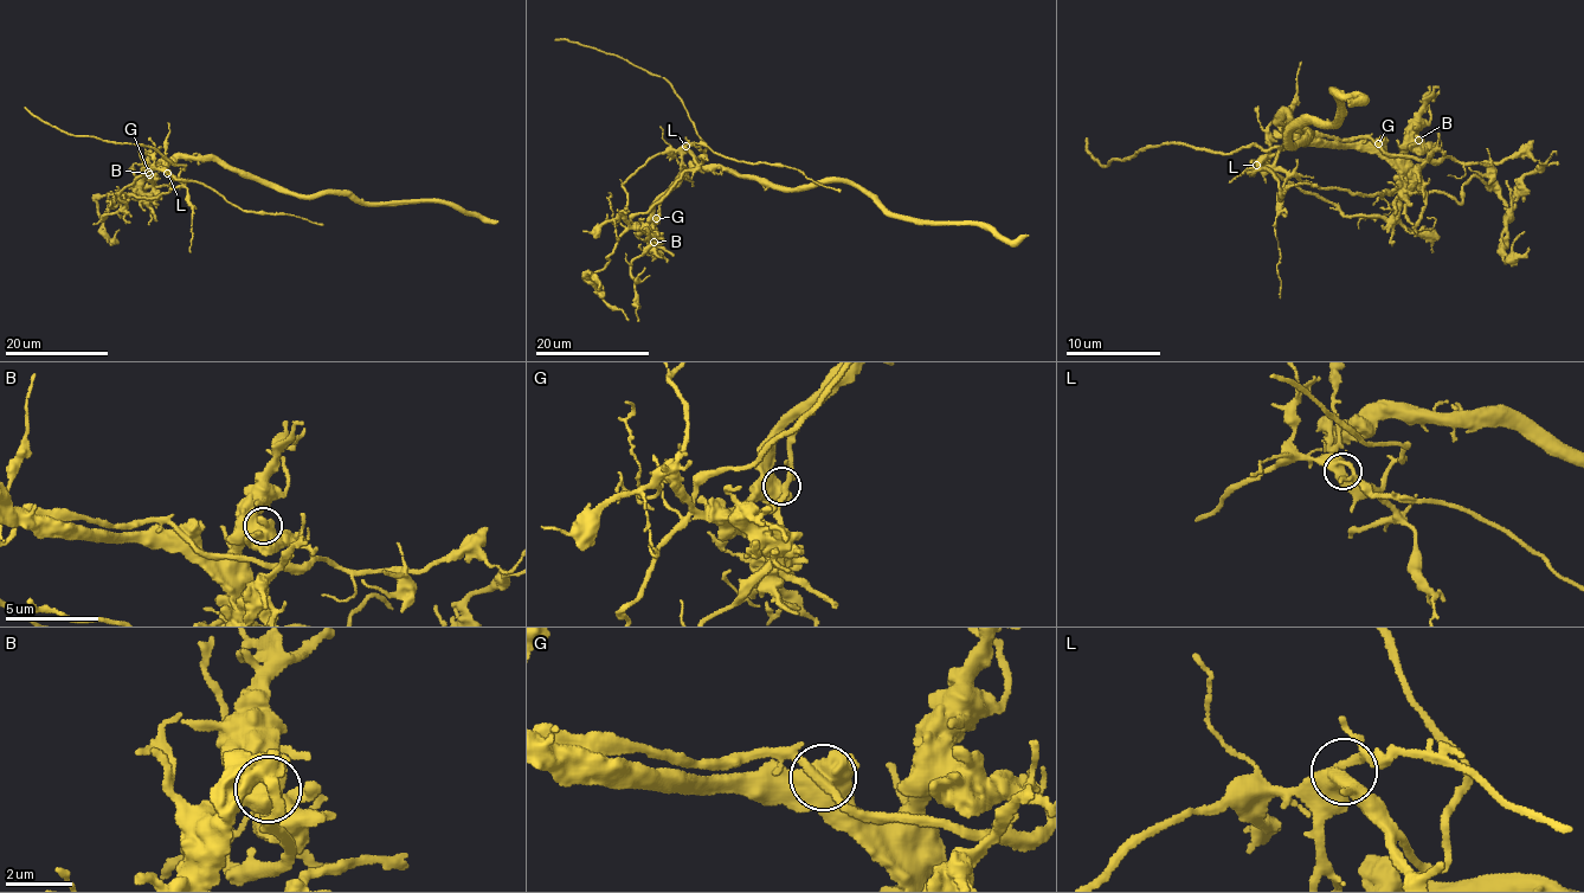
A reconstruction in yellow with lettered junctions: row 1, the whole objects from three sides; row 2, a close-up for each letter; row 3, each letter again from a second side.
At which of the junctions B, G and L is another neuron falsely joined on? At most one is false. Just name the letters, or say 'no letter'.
G

